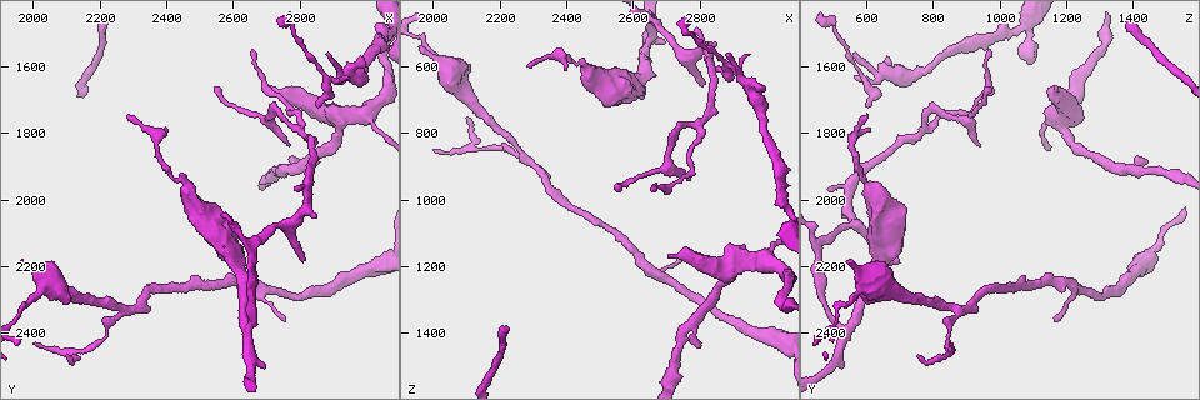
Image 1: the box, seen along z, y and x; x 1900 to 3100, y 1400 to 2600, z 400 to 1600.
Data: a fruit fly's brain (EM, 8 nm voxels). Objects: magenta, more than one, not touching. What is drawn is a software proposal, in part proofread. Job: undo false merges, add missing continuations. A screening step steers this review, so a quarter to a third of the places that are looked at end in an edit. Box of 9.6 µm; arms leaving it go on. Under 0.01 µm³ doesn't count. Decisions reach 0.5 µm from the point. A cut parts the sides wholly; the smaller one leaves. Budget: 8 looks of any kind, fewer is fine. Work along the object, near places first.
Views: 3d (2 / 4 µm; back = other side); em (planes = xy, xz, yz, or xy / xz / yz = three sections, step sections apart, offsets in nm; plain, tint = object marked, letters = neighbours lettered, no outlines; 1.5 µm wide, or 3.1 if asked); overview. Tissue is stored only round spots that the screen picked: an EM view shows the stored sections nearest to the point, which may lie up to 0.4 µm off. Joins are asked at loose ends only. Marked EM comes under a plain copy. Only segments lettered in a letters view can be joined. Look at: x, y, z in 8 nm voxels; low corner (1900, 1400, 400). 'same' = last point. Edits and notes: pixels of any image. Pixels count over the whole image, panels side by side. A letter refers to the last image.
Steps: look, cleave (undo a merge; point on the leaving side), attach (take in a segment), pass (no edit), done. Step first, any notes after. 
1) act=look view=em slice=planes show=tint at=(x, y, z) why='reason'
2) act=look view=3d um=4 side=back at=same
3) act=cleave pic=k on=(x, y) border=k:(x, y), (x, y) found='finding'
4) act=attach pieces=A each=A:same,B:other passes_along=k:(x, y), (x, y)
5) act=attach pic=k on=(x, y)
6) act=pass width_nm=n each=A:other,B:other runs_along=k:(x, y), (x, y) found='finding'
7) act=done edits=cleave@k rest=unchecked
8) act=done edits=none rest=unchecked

act=look view=3d um=2 at=(2850, 1720, 610) why='thin end'

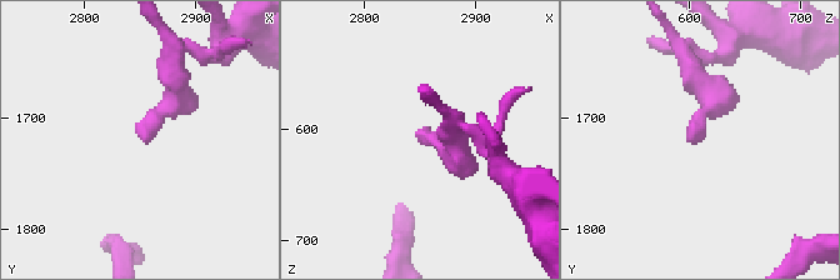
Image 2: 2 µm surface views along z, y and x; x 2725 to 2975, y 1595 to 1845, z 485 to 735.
act=look view=em slice=planes show=tint at=(2850, 1720, 602) why='now the EM'

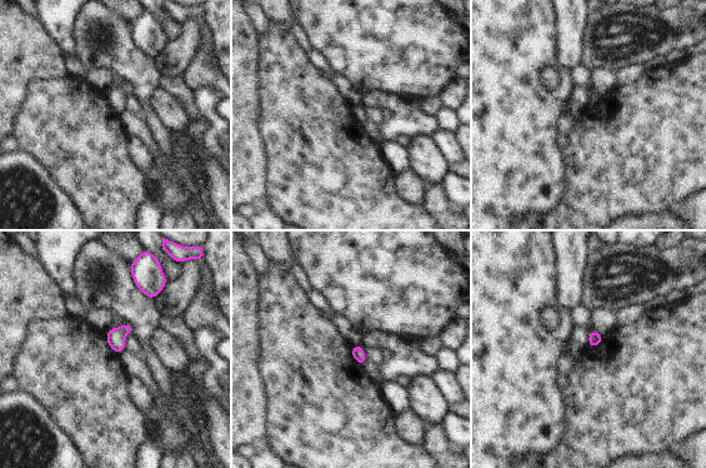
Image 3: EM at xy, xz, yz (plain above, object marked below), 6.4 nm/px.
act=look view=em slice=planes show=letters at=same

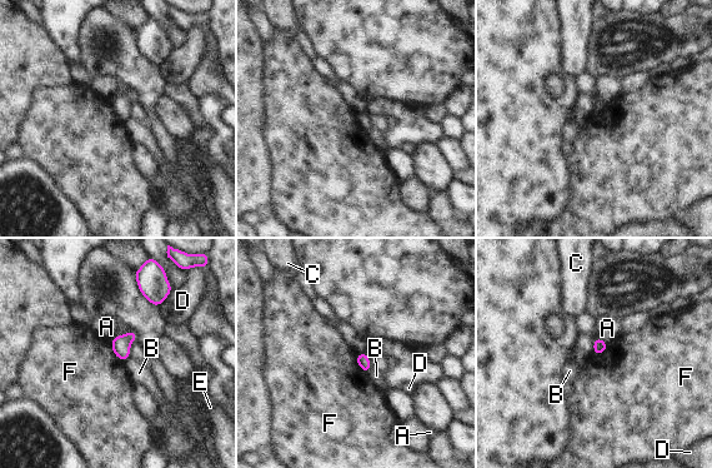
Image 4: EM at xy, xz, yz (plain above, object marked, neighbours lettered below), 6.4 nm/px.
act=pass each=A:other,B:other,C:other,D:other,E:other,F:other border=4:(355, 356), (355, 362), (367, 374) found='no lettered segment goes on from it'

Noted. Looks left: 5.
act=look view=em slice=xy step=4 show=tint at=(2290, 1750, 610) why='branch stops here'

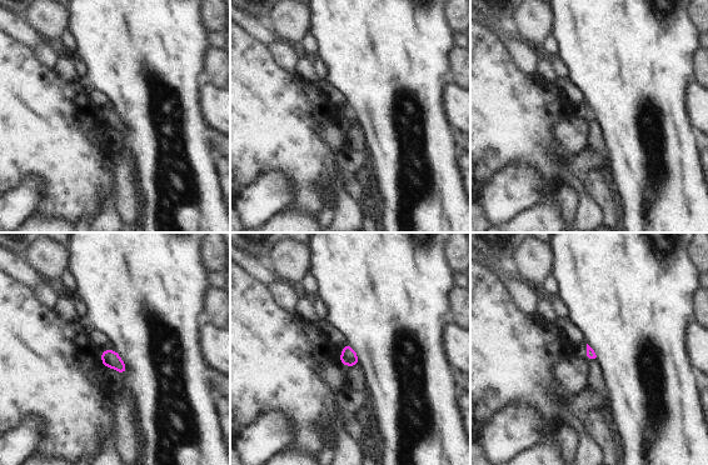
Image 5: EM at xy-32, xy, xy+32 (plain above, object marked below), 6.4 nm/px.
act=look view=em slice=planes show=letters at=same

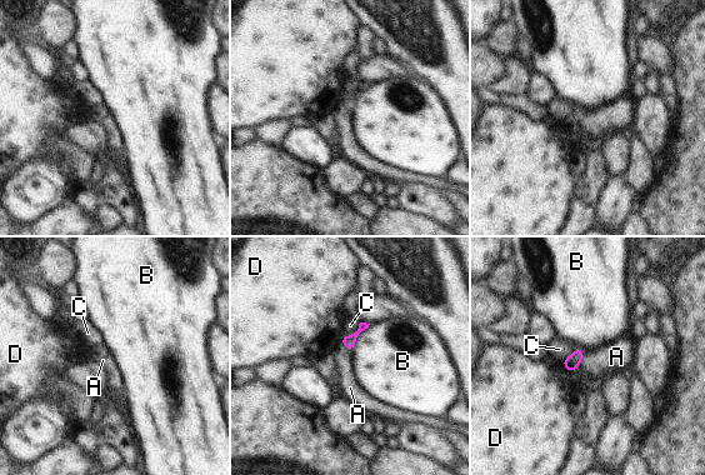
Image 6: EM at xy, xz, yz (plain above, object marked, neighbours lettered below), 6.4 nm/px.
act=pass width_nm=90 each=A:other,B:other,C:other,D:other border=6:(584, 349), (580, 365), (569, 373) found='none of them fits'

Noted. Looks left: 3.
act=look view=3d um=2 at=(2630, 2380, 540) why='a fork'

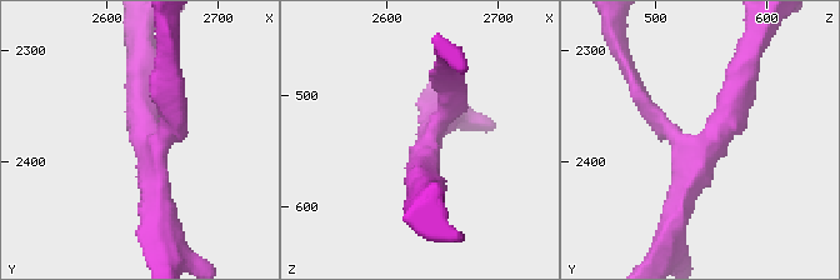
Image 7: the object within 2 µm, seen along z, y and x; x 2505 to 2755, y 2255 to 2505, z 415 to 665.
act=look view=em slice=yz step=8 show=letters at=(2636, 2382, 546) arms=3 why='now the EM'

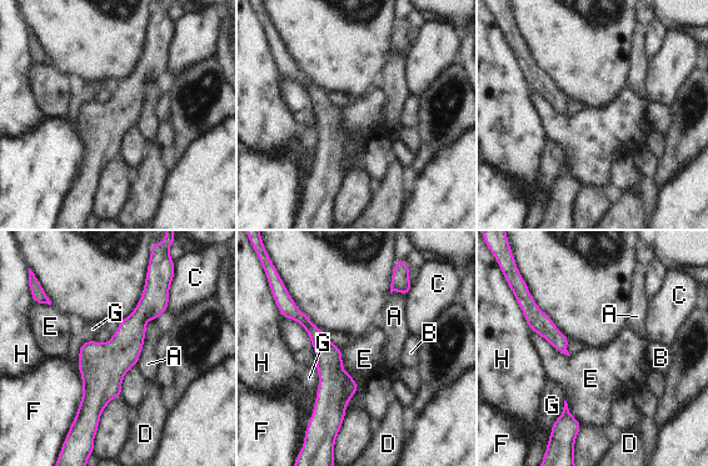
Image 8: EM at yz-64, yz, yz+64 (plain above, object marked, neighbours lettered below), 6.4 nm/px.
act=pass width_nm=30 each=A:other,B:other,C:other,D:other,E:other,F:other,G:other,H:other found='all the same neuron'

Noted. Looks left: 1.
act=done edits=none rest=unchecked

